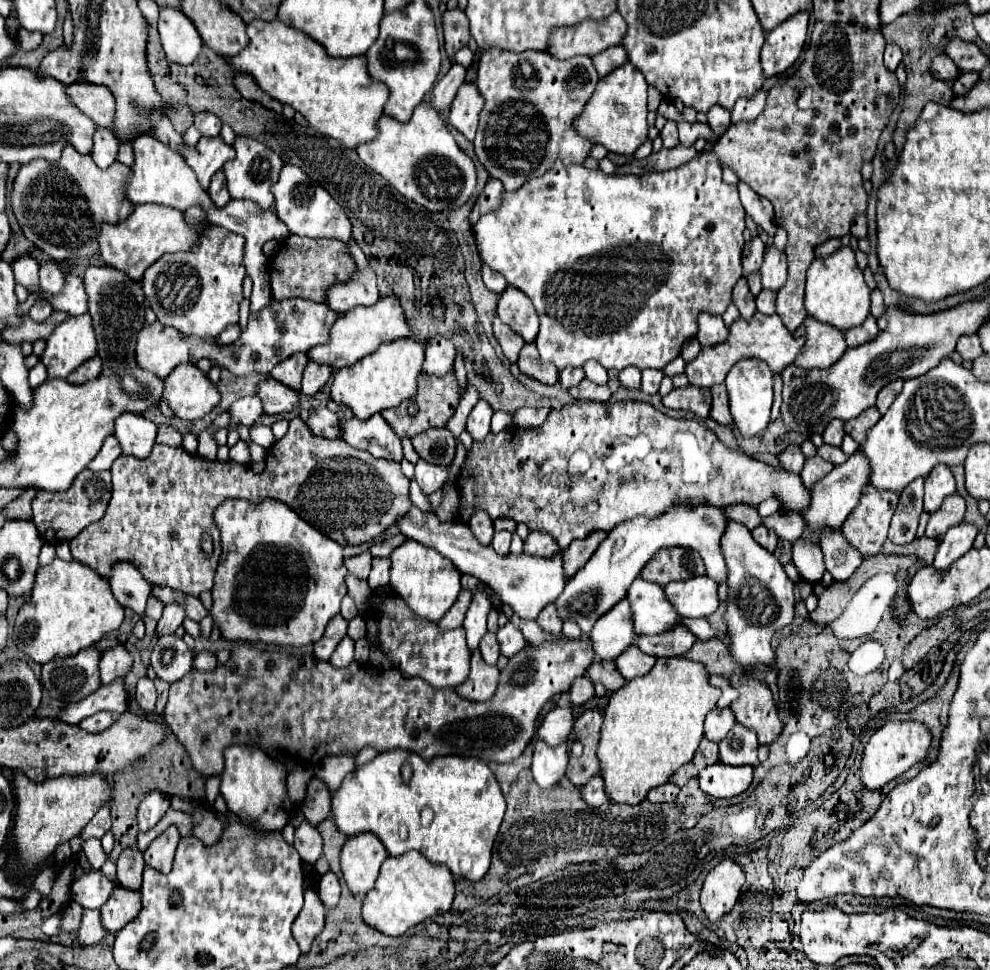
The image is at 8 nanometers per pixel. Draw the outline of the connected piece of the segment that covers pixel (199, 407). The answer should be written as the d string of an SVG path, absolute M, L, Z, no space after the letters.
M195 364L177 366L165 378L163 398L183 420L203 418L221 402L217 386Z

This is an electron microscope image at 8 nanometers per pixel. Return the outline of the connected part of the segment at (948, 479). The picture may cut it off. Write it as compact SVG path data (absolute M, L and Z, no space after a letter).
M935 466L925 478L925 510L939 510L943 500L955 492L955 478L949 466Z

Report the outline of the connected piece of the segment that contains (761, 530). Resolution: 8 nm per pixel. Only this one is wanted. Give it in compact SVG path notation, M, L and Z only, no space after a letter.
M757 526L757 528L751 530L751 534L753 534L753 540L755 540L759 546L763 546L763 548L769 550L769 552L775 550L775 546L777 546L777 534L775 534L773 530L769 530L769 528L765 528L765 526Z

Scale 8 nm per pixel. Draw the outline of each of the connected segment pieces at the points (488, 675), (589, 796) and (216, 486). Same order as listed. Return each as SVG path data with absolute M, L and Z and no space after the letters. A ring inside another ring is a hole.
M475 650L471 656L471 672L467 680L455 688L455 692L467 700L485 702L489 696L495 694L497 678L499 670L495 666L485 664L485 660L479 656L479 650Z
M593 776L585 786L581 786L581 798L583 802L587 802L589 806L603 806L603 804L609 804L609 798L603 790L603 782L599 776Z
M293 418L289 424L289 432L285 438L277 440L267 452L263 474L253 474L247 464L237 464L233 460L227 462L211 462L201 456L193 456L185 452L181 446L171 448L163 444L155 444L153 454L149 458L135 458L121 454L117 462L111 466L113 478L113 496L105 510L105 516L99 522L89 524L77 538L69 542L71 554L75 560L91 566L103 578L111 576L111 568L115 562L133 564L141 576L151 586L167 586L171 590L189 590L189 594L199 596L205 590L213 588L213 576L221 558L221 542L219 528L215 528L213 512L215 506L223 504L229 498L241 498L253 504L261 504L265 498L273 498L285 502L293 512L297 512L305 522L313 528L321 530L325 536L335 540L341 546L371 542L377 534L397 522L405 510L409 510L409 480L403 476L401 466L397 462L389 462L383 458L373 458L365 454L365 450L353 450L353 446L345 446L341 440L329 440L315 434L309 434L305 422L301 418ZM209 532L213 536L213 556L205 558L201 552L201 534Z

